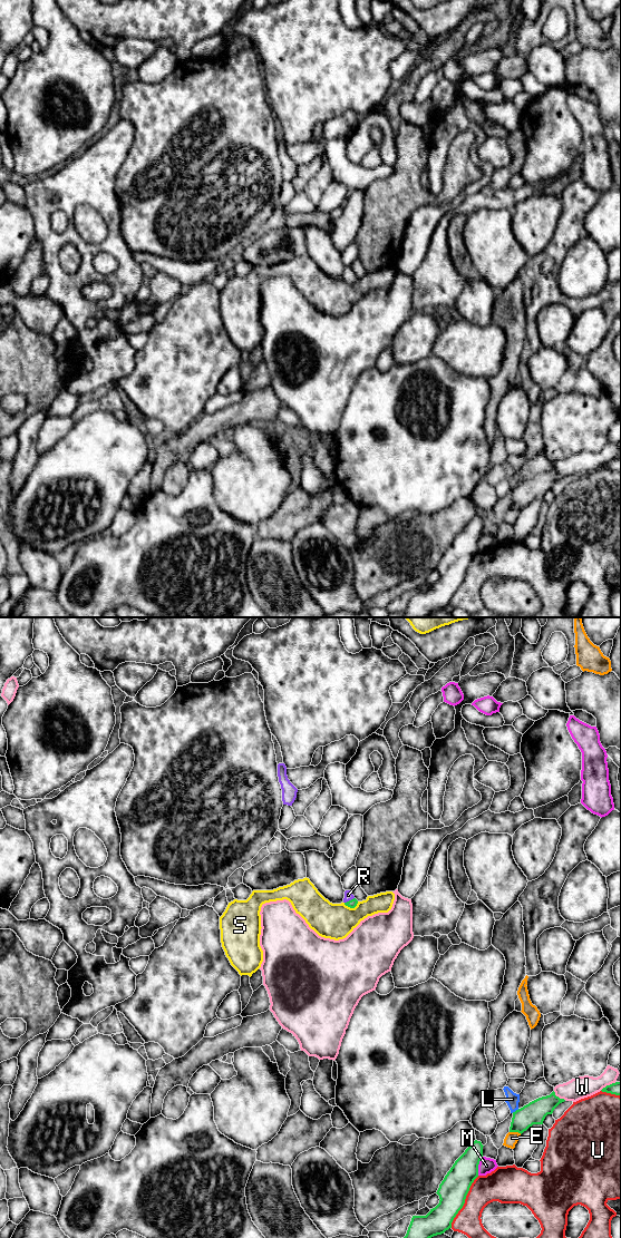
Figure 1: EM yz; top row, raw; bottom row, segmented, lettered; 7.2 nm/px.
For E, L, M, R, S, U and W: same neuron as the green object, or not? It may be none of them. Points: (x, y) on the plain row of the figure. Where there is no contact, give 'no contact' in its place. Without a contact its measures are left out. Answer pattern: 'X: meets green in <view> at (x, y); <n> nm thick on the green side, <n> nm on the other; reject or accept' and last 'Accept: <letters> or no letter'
E: meets green in yz at (515, 507); 160 nm thick on the green side, 90 nm on the other; reject
L: meets green in yz at (516, 486); 160 nm thick on the green side, 100 nm on the other; reject
M: meets green in yz at (477, 542); 200 nm thick on the green side, 110 nm on the other; reject
R: meets green in yz at (349, 276); 60 nm thick on the green side, 60 nm on the other; accept
S: meets green in yz at (351, 283); 60 nm thick on the green side, 260 nm on the other; reject
U: meets green in yz at (464, 577); 200 nm thick on the green side, 200 nm on the other; reject
W: meets green in yz at (558, 473); 160 nm thick on the green side, 160 nm on the other; reject
Accept: R

